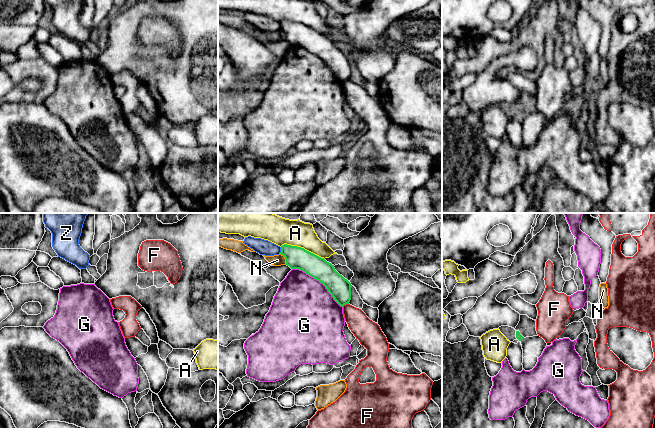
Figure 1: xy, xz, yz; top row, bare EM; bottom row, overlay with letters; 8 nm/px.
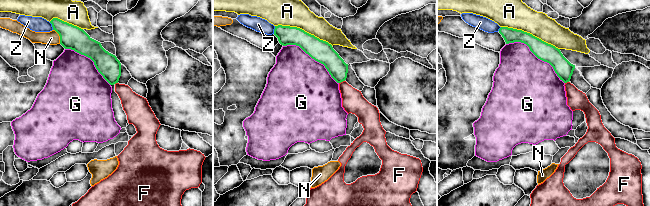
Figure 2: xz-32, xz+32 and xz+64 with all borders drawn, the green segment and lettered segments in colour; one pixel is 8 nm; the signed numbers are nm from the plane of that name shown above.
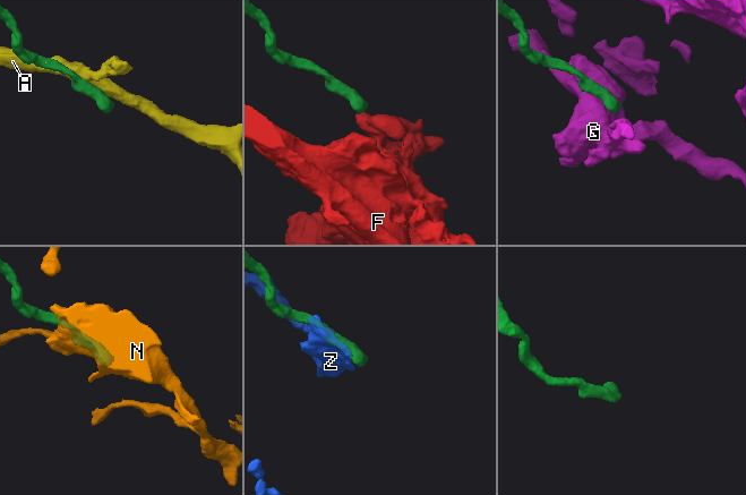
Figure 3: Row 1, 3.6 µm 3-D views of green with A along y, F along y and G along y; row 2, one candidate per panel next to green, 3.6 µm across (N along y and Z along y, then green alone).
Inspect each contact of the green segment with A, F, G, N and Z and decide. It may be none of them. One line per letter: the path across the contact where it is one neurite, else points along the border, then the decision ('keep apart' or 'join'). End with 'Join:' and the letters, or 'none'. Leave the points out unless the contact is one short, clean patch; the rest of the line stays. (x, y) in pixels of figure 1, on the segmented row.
A: keep apart
F: along xz (348, 303), (342, 306) | keep apart
G: keep apart
N: keep apart
Z: along xz (281, 247), (279, 253) | keep apart
Join: none

